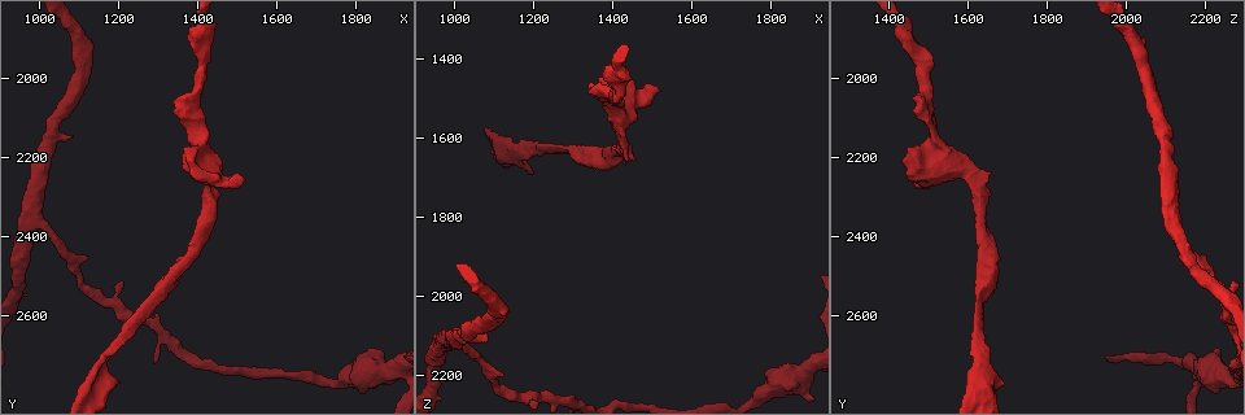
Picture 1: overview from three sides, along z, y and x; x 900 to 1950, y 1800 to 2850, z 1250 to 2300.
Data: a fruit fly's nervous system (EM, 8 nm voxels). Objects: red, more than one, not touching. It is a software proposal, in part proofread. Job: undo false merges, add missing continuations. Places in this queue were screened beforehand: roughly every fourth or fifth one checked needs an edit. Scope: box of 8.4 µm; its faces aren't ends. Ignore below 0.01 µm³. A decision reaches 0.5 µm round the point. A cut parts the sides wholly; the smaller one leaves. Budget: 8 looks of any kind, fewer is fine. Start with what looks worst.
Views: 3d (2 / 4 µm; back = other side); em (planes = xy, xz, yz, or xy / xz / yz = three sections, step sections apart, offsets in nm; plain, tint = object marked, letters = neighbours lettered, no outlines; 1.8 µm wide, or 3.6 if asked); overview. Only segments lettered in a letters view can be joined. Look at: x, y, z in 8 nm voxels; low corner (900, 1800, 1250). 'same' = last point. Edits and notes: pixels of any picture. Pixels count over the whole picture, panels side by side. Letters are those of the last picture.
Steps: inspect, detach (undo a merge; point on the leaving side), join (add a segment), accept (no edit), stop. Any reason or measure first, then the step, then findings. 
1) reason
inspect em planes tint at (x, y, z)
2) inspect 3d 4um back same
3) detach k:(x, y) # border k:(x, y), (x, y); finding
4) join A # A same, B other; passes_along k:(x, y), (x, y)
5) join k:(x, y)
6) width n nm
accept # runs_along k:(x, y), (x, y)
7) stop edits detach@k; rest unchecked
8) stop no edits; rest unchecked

a fork
inspect em yz step 8 letters at (1000, 2360, 2115)

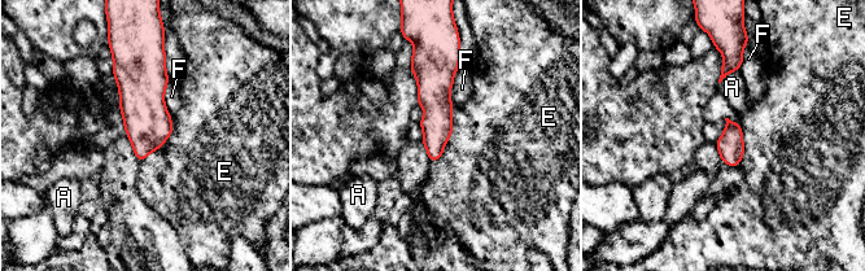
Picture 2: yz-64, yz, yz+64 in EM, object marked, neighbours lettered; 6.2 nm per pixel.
inspect em planes letters same

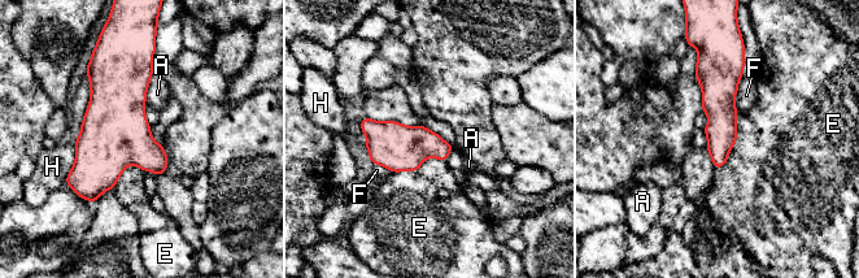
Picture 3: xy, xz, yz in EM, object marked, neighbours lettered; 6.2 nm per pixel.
longest_contact E 380 nm
accept # A other, E other, F other, H other; border 3:(737, 112), (736, 142), (716, 169); all the same neuron

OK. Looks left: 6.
free end
inspect em yz step 8 letters at (1185, 2770, 1695)

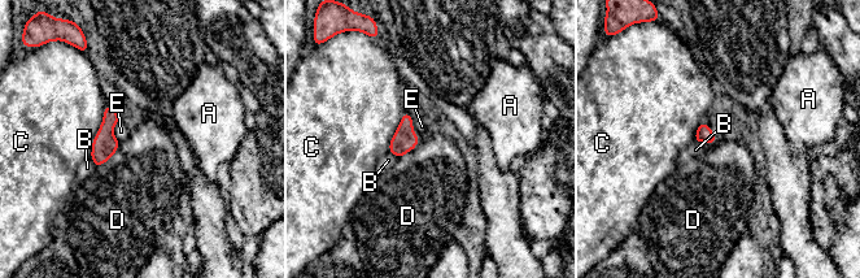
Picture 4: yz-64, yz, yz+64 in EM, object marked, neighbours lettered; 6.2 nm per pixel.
accept # A other, B other, C other, D other, E other; border 4:(121, 143), (113, 155), (97, 168); none of them fits

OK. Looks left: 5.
free end
inspect 3d 4um at (1445, 2235, 1460)

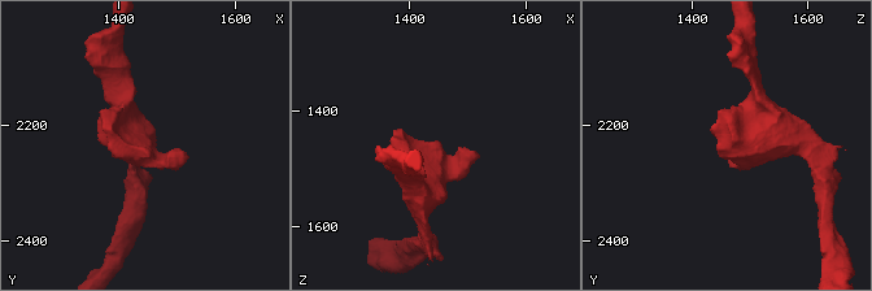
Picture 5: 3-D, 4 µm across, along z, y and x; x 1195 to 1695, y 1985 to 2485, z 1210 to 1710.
inspect em planes letters at (1455, 2245, 1460)

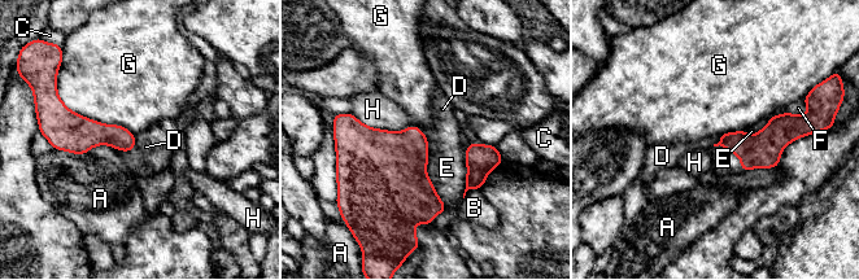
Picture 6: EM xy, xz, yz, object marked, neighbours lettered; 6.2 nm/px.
width 140 nm
accept # A other, B other, C other, D other, E other, F other, G other, H other; border 6:(56, 91), (72, 110), (135, 135); no lettered segment goes on from it

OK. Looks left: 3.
stop no edits; rest unchecked

